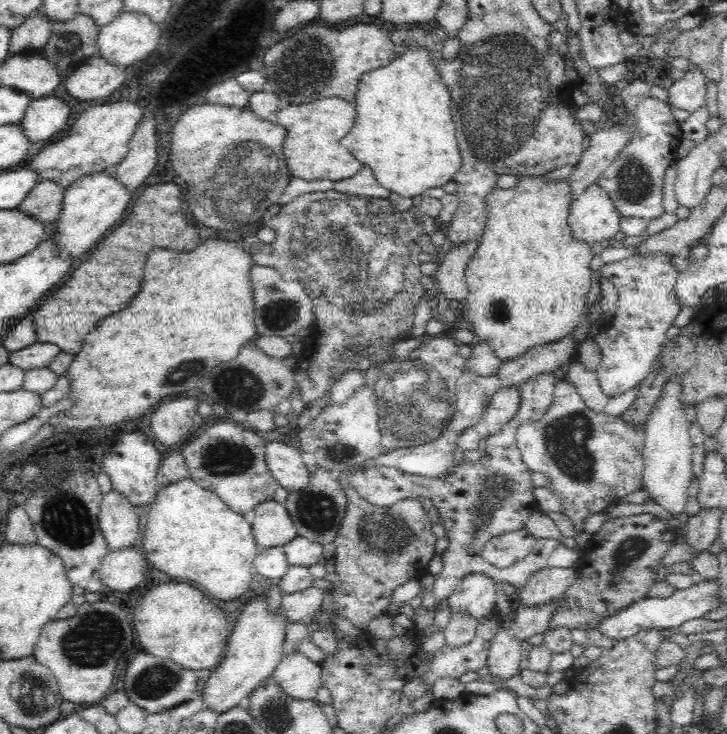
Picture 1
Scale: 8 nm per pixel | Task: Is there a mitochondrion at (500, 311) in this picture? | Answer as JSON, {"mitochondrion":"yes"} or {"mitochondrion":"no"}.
{"mitochondrion":"yes"}

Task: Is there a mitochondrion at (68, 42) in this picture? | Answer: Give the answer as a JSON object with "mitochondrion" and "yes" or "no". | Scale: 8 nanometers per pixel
{"mitochondrion":"yes"}

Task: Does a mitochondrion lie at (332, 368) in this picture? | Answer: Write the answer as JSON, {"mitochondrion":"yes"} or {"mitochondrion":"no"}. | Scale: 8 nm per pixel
{"mitochondrion":"no"}

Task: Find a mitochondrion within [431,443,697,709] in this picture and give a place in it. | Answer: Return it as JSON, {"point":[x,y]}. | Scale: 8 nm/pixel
{"point":[499,488]}

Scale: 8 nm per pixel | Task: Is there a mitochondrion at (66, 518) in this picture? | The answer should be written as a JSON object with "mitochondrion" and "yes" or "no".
{"mitochondrion":"yes"}

